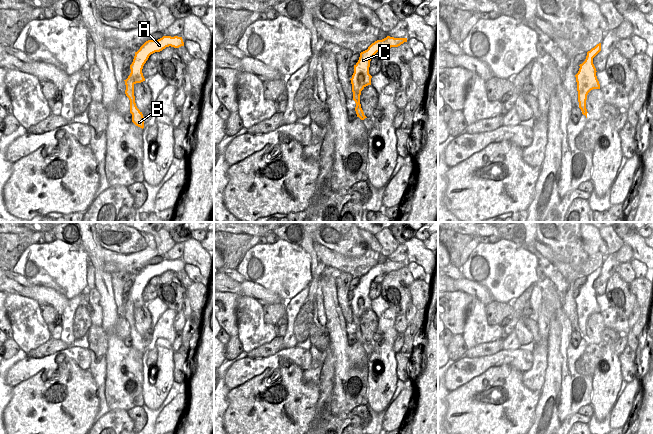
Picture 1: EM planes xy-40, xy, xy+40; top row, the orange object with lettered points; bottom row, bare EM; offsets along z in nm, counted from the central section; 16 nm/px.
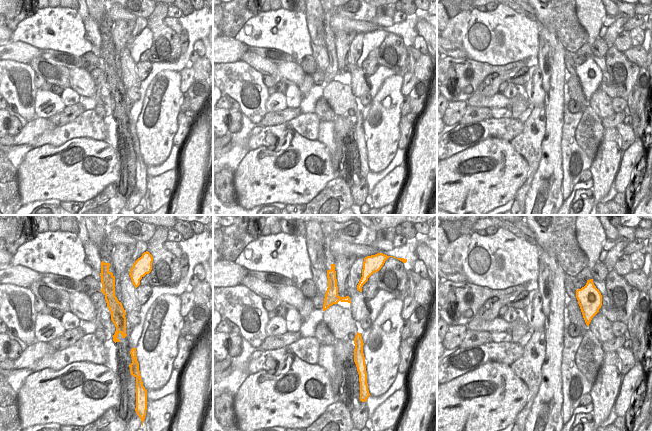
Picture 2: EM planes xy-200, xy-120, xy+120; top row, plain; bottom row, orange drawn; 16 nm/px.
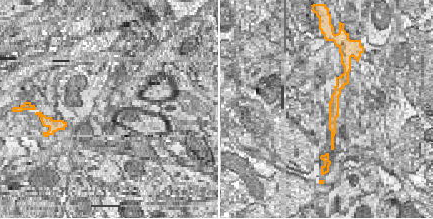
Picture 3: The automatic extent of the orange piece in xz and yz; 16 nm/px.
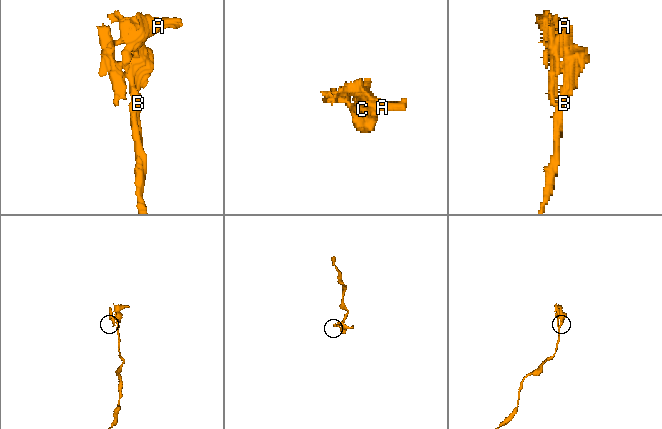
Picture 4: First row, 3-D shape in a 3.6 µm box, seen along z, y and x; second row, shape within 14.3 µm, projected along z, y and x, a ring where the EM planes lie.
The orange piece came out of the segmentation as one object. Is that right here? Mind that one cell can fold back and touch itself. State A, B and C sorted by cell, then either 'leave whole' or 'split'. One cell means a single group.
groups A C / B; split

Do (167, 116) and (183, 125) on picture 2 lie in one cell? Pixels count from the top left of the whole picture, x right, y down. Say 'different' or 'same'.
different

